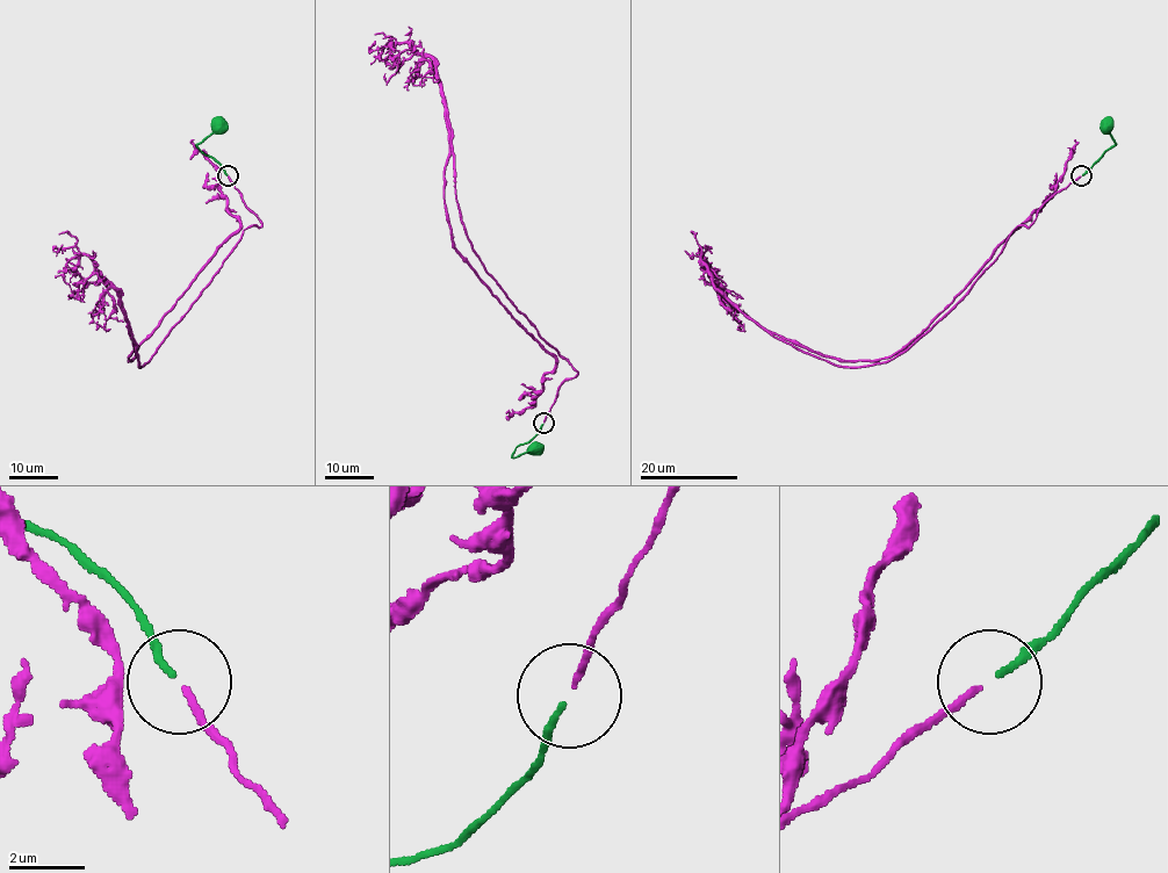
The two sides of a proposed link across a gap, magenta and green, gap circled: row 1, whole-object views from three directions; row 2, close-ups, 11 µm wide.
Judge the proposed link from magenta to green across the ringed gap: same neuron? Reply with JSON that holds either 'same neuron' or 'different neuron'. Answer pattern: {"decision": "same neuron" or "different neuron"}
{"decision": "same neuron"}

